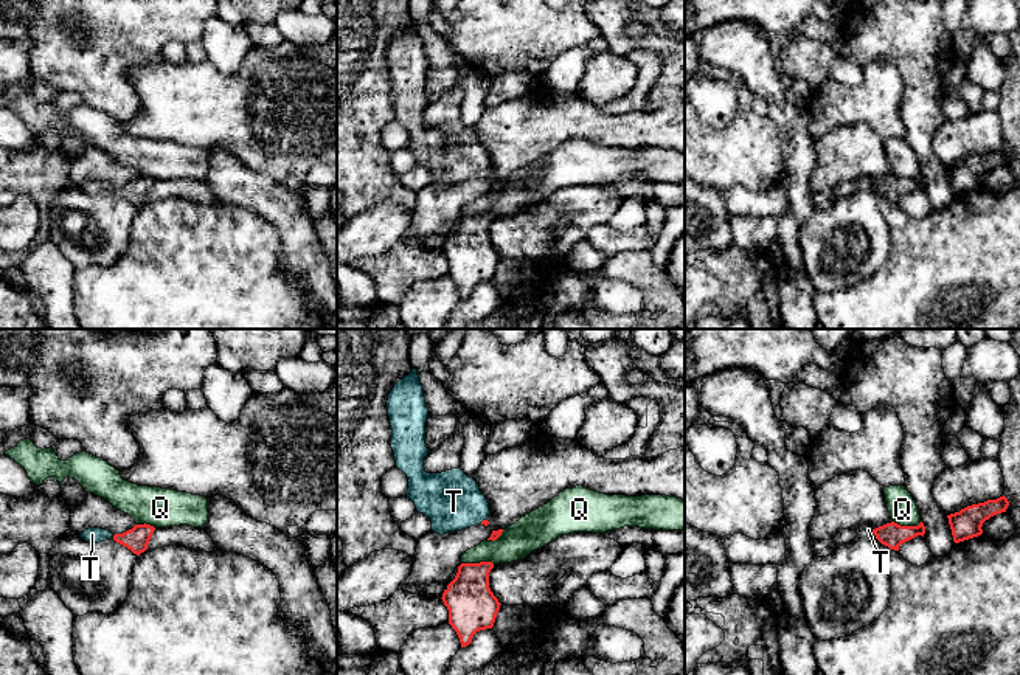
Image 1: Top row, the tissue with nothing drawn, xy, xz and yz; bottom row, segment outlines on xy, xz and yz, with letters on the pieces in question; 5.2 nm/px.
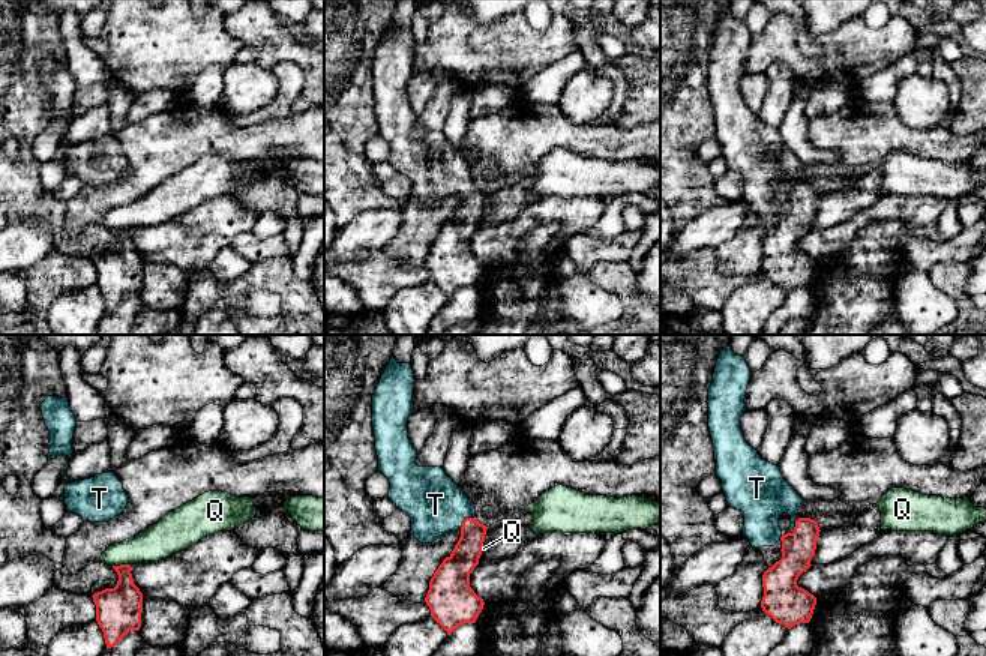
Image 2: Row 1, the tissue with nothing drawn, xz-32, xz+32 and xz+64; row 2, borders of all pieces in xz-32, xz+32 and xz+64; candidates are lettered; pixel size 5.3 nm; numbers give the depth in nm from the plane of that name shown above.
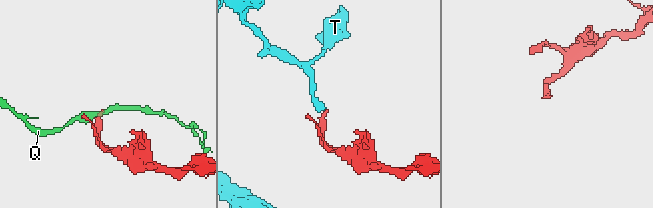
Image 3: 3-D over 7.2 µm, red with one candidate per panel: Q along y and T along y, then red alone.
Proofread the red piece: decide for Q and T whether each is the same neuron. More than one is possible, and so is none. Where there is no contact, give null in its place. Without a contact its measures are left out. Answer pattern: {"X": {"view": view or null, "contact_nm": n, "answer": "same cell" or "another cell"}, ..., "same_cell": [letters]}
{"Q": {"view": "xz", "contact_nm": 180, "answer": "another cell"}, "T": {"view": "xz", "contact_nm": 50, "answer": "same cell"}, "same_cell": ["T"]}

